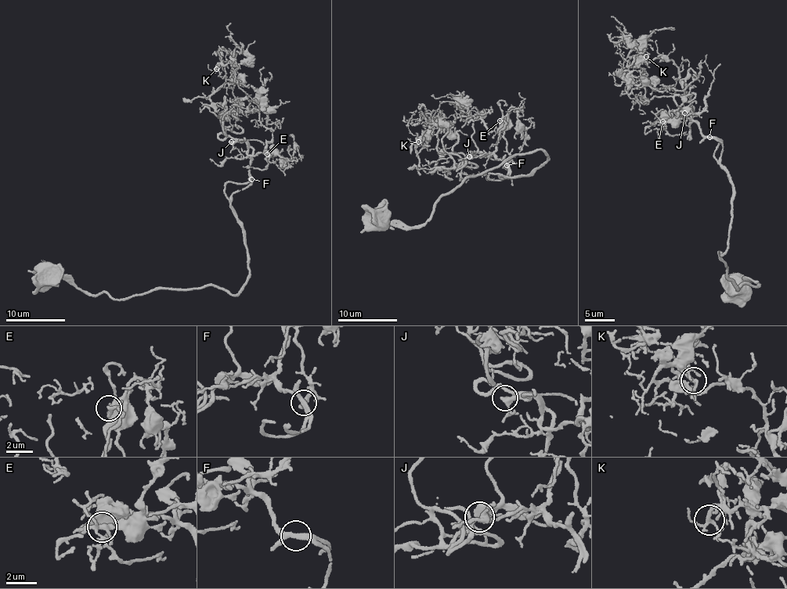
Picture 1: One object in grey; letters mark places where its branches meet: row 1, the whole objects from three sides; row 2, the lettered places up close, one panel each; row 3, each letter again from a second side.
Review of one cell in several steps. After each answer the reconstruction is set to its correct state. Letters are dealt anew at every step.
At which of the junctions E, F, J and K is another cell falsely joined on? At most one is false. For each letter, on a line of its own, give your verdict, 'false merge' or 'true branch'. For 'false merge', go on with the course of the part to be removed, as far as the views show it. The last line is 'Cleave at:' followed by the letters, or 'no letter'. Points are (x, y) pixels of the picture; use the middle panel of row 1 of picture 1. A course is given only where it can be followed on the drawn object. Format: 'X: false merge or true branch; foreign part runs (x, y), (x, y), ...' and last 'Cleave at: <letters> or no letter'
E: true branch
F: true branch
J: true branch
K: true branch
Cleave at: no letter

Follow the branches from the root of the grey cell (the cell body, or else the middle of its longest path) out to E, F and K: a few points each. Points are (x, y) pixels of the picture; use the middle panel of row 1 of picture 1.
E: (378, 224), (419, 226), (467, 177), (538, 149), (547, 159), (499, 177), (499, 120)
F: (378, 224), (419, 226), (467, 177), (516, 155), (540, 149), (547, 157), (525, 177), (500, 178), (507, 164)
K: (378, 224), (419, 226), (467, 177), (547, 159), (510, 178), (481, 152), (431, 169), (443, 124), (418, 141)

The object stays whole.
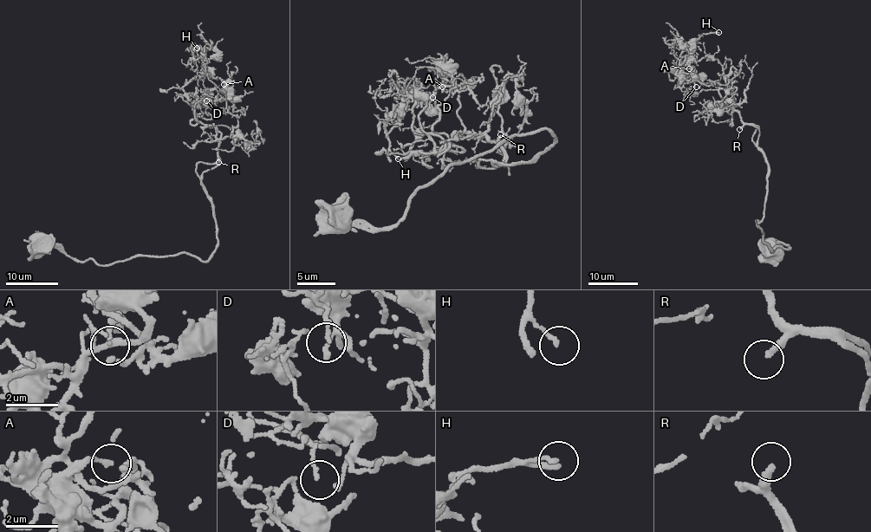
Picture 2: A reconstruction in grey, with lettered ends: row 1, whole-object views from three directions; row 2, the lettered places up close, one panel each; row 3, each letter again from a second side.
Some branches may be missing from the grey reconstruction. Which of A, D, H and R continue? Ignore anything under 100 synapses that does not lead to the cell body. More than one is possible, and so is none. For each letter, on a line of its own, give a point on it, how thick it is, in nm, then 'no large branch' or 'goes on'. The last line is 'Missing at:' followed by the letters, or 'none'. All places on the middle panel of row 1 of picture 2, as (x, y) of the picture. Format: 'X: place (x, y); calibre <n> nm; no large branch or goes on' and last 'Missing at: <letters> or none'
A: place (442, 87); calibre 160 nm; no large branch
D: place (432, 97); calibre 110 nm; no large branch
H: place (398, 158); calibre 140 nm; no large branch
R: place (500, 134); calibre 240 nm; goes on
Missing at: R

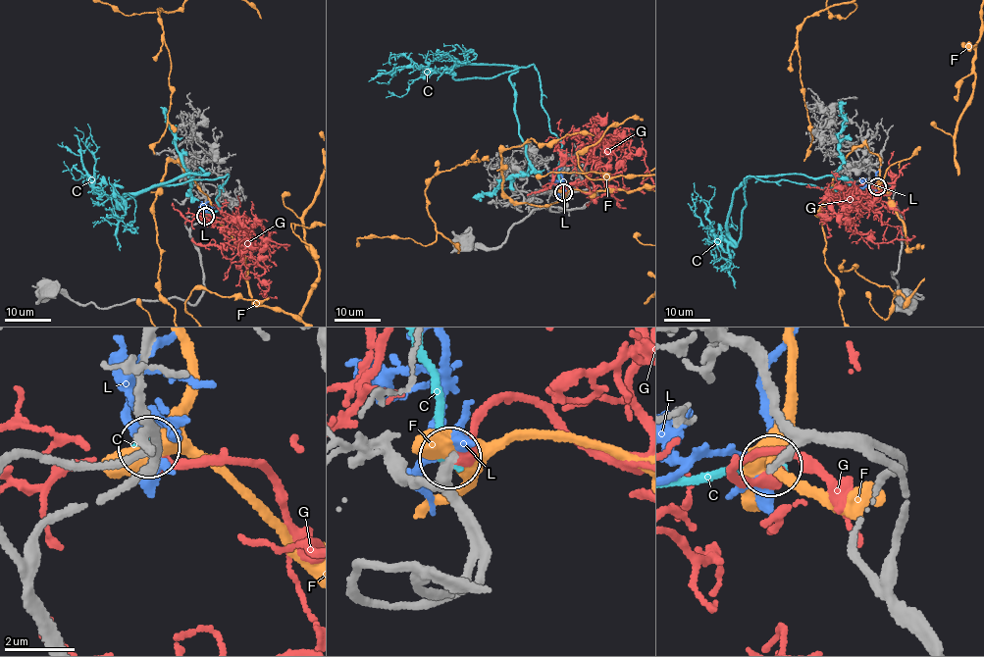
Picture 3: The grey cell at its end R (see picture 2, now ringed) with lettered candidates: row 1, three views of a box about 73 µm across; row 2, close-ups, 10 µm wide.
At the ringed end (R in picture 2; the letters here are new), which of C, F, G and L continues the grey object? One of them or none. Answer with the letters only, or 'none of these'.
G

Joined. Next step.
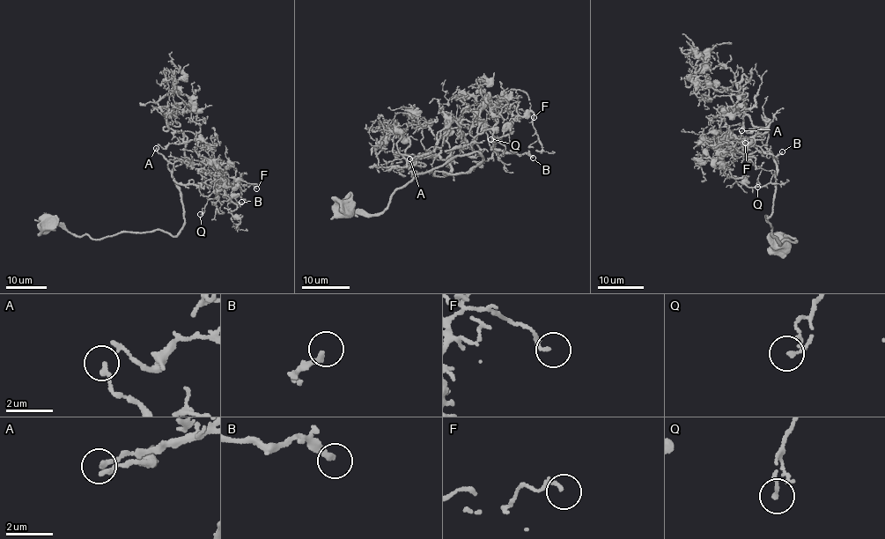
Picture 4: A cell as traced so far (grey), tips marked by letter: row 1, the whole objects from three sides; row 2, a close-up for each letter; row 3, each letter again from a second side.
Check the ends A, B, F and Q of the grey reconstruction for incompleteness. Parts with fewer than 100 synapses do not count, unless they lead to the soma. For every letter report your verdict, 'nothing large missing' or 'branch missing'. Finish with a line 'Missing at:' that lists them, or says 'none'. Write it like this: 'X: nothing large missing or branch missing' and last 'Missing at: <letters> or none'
A: nothing large missing
B: nothing large missing
F: nothing large missing
Q: nothing large missing
Missing at: none

